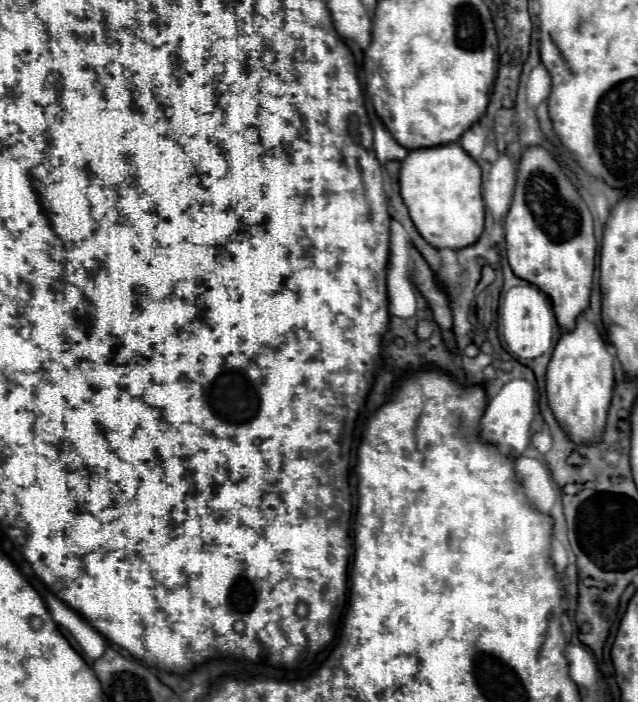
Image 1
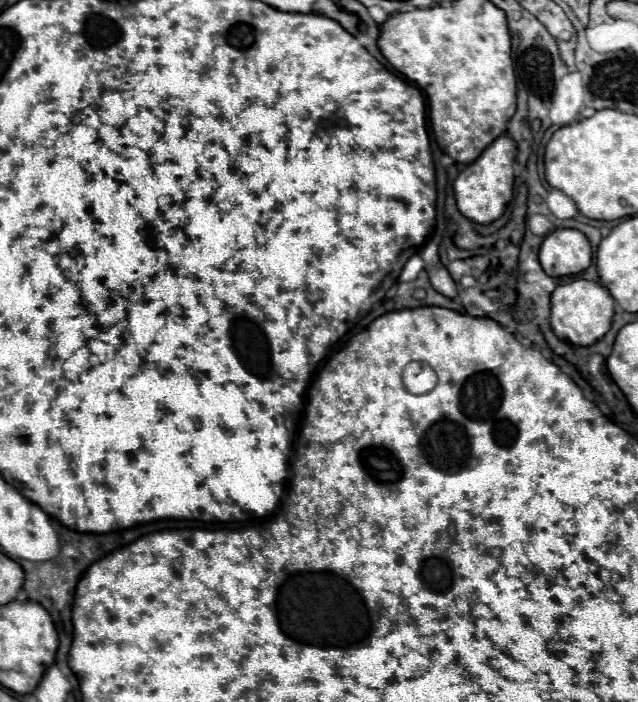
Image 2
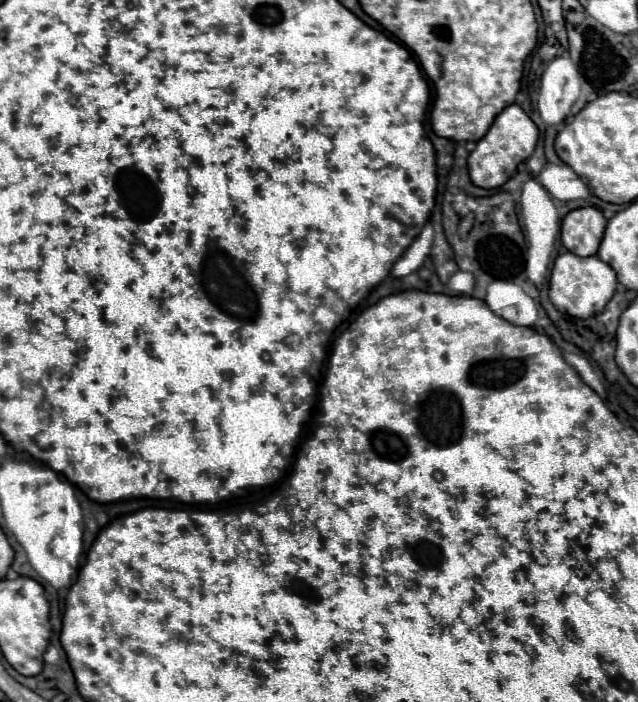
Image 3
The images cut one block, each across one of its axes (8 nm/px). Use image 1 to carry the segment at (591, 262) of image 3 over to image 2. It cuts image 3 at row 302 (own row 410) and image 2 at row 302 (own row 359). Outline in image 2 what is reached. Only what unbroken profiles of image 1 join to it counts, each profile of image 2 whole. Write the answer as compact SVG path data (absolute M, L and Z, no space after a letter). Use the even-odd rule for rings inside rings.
M576 278L566 284L560 284L552 292L550 304L552 304L550 326L560 340L566 340L574 346L592 346L610 330L612 316L614 316L614 300L606 292L606 288L602 288L596 282Z

